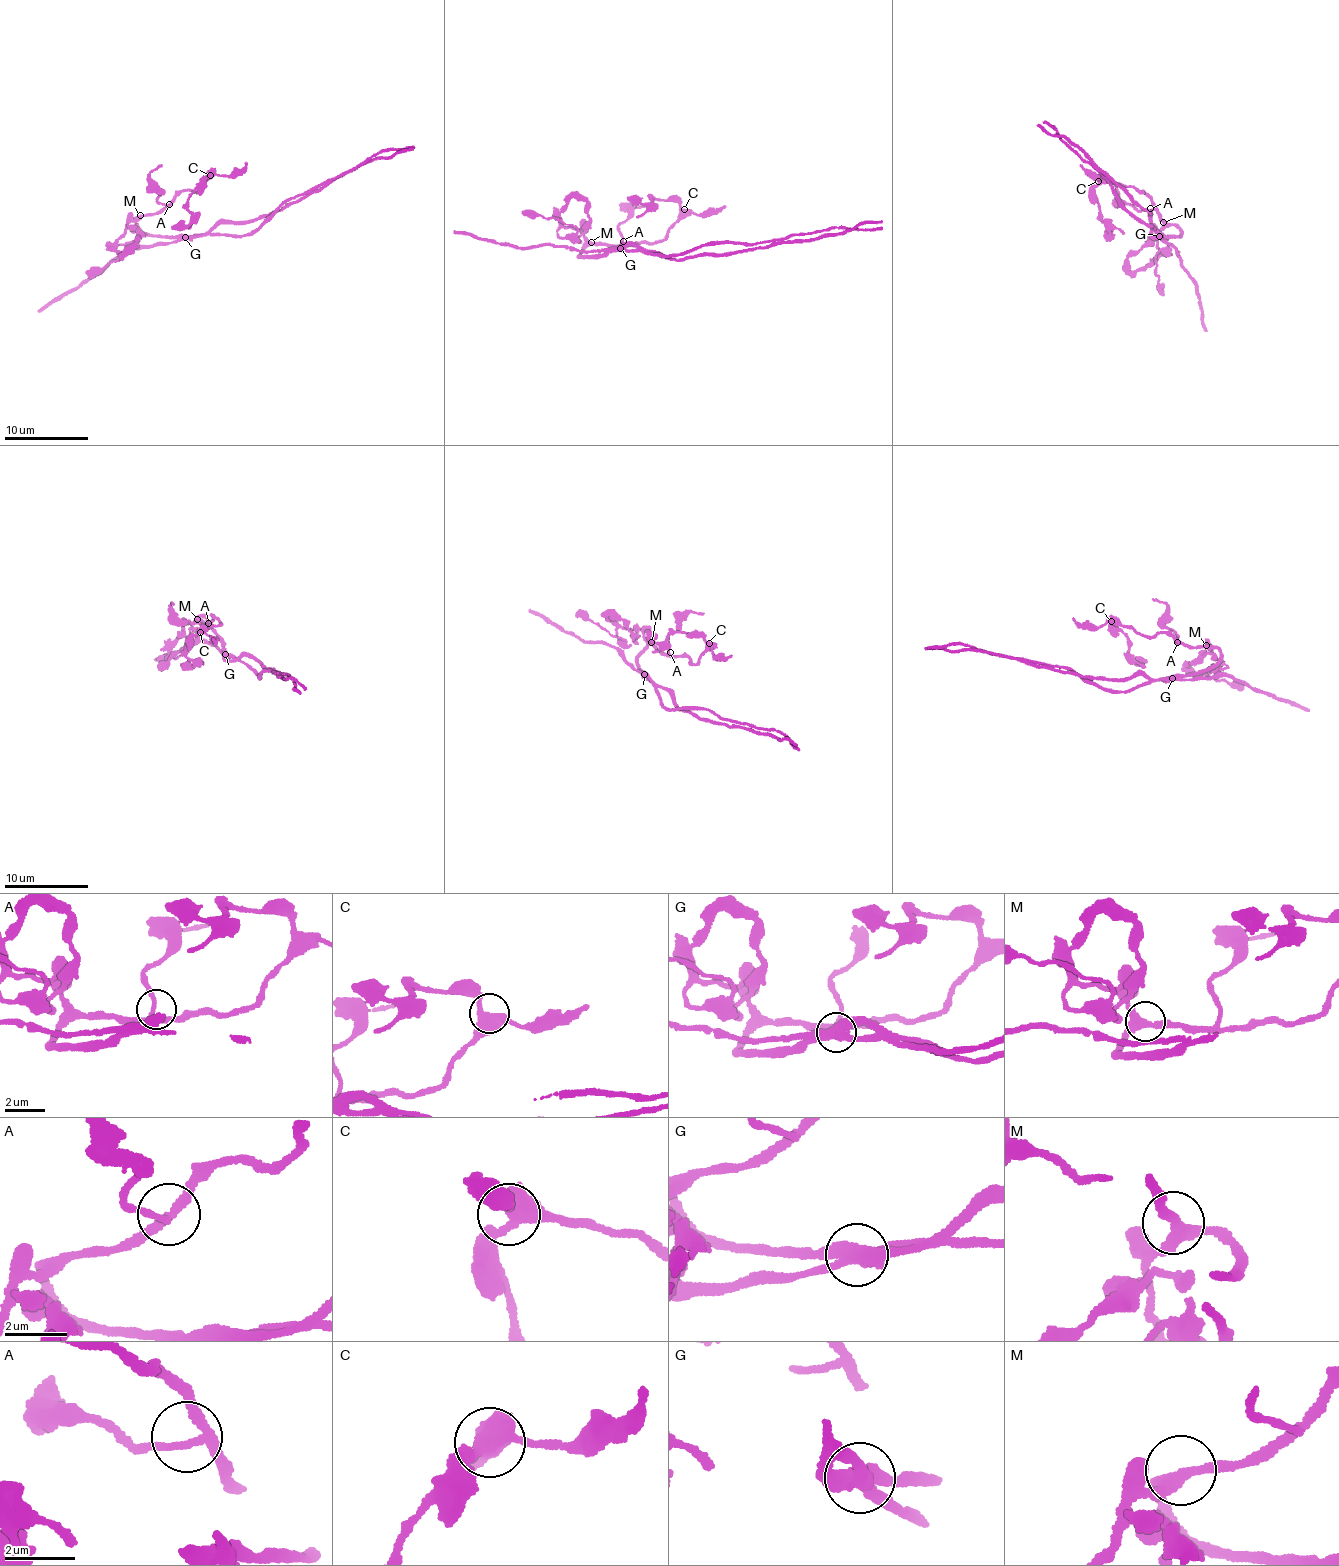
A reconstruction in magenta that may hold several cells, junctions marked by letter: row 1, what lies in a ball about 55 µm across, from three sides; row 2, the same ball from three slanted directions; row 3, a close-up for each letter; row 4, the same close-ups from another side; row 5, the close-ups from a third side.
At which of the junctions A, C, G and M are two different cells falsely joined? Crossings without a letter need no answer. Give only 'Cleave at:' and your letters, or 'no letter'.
Cleave at: G

